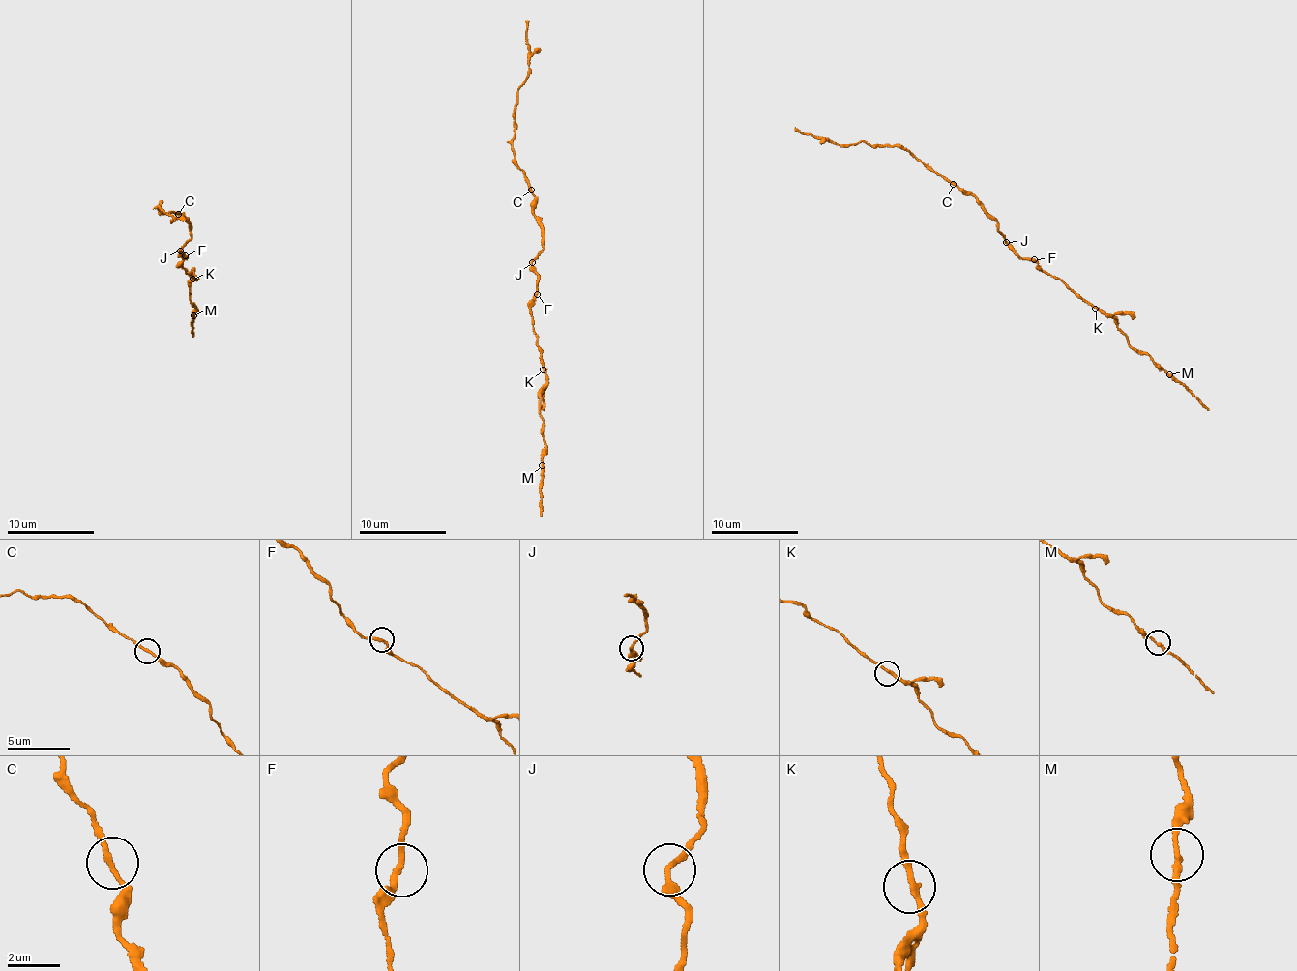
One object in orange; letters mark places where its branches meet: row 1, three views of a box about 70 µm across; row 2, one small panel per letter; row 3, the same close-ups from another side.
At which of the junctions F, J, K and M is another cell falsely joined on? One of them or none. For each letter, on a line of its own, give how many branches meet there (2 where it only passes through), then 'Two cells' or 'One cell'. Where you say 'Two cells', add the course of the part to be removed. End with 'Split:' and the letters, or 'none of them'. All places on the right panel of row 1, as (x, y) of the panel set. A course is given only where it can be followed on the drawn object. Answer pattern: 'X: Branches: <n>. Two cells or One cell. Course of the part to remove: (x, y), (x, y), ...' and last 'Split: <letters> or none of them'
F: Branches: 2. One cell
J: Branches: 2. One cell
K: Branches: 2. One cell
M: Branches: 2. One cell
Split: none of them

